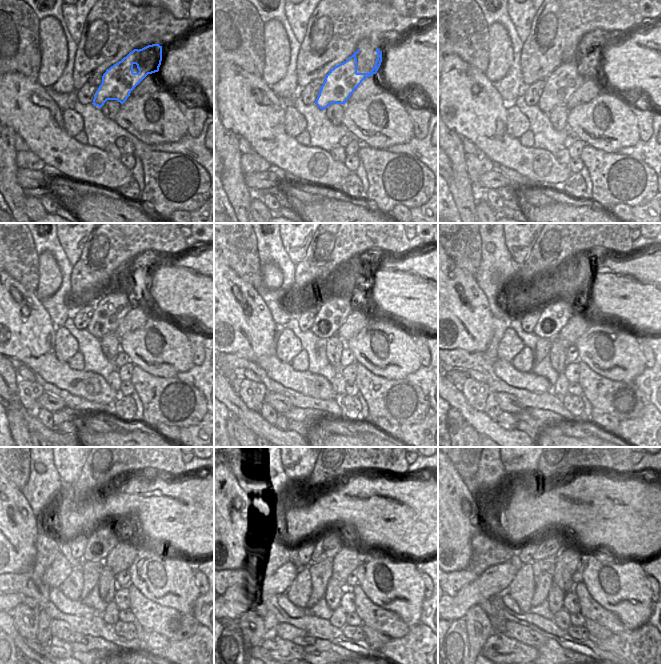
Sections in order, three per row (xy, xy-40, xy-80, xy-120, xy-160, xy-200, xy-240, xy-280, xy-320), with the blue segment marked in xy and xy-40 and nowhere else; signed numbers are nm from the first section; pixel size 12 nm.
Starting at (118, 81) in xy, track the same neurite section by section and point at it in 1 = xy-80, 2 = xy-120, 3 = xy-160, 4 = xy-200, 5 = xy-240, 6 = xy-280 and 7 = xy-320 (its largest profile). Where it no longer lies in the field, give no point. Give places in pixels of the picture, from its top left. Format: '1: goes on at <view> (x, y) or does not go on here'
1: goes on at xy-80 (565, 80)
2: goes on at xy-120 (110, 309)
3: goes on at xy-160 (334, 307)
4: goes on at xy-200 (556, 312)
5: goes on at xy-240 (103, 540)
6: goes on at xy-280 (327, 542)
7: goes on at xy-320 (552, 545)

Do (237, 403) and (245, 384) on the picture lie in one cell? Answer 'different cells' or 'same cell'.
different cells

